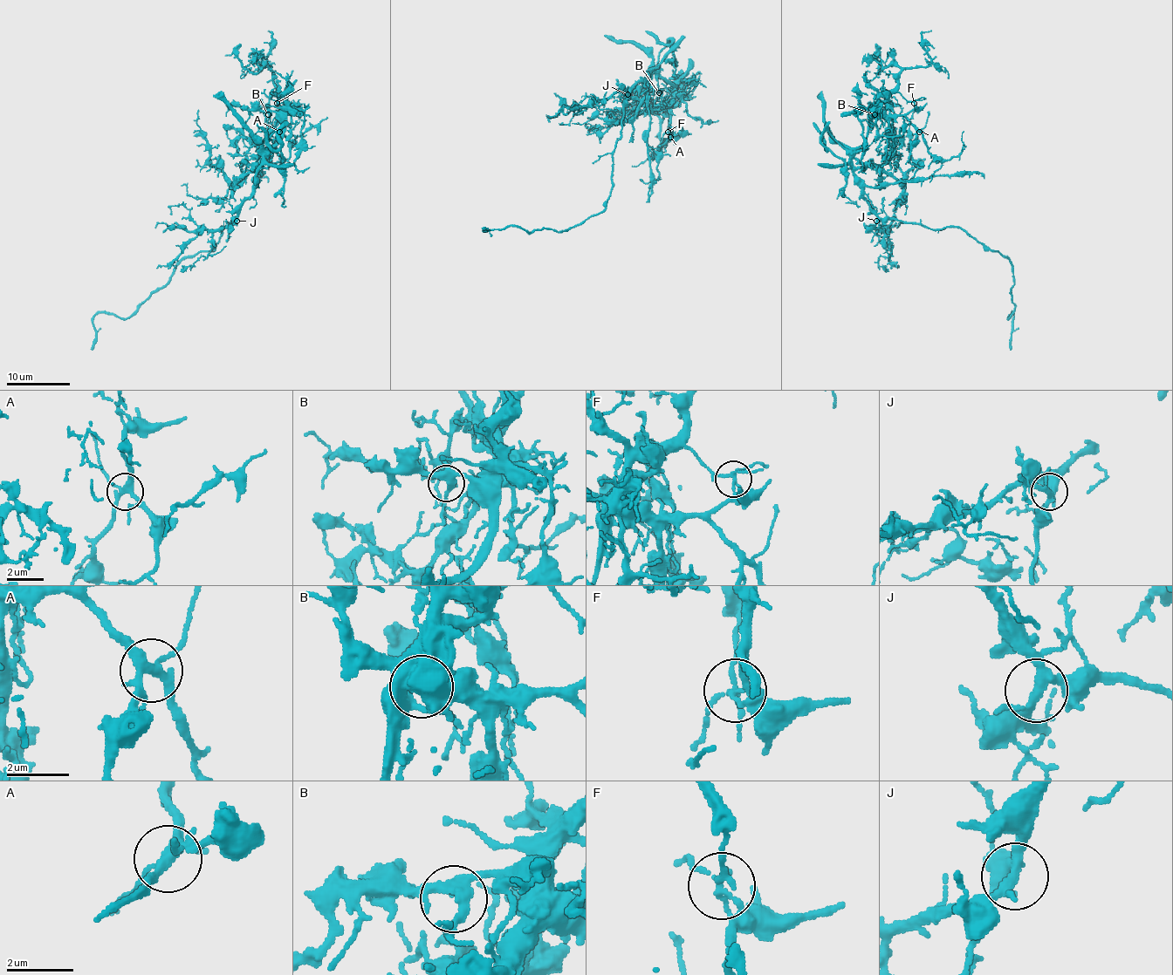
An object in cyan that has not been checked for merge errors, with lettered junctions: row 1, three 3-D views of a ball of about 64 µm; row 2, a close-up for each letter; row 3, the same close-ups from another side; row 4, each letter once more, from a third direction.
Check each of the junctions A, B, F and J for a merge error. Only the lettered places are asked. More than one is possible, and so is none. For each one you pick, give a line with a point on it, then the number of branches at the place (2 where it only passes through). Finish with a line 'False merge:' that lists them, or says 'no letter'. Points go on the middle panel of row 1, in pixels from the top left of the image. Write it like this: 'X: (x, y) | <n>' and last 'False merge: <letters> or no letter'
F: (668, 132) | 4
False merge: F

